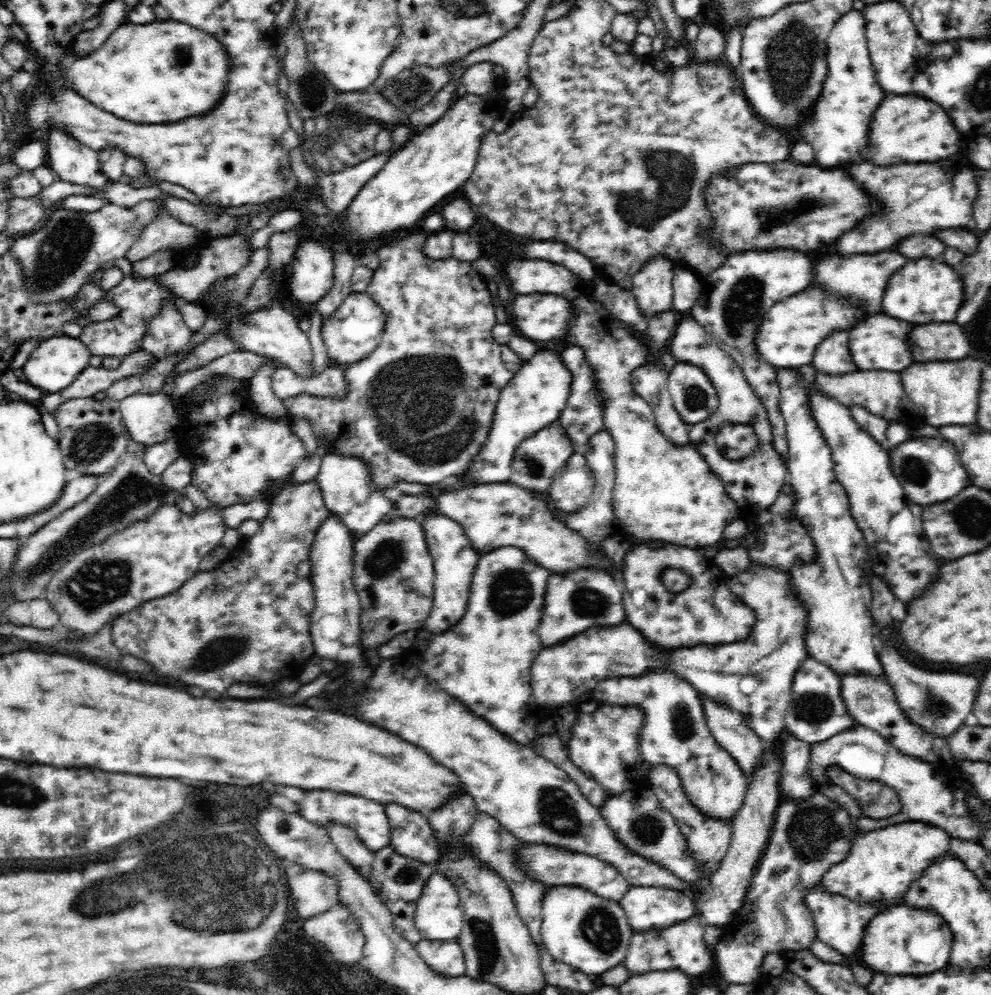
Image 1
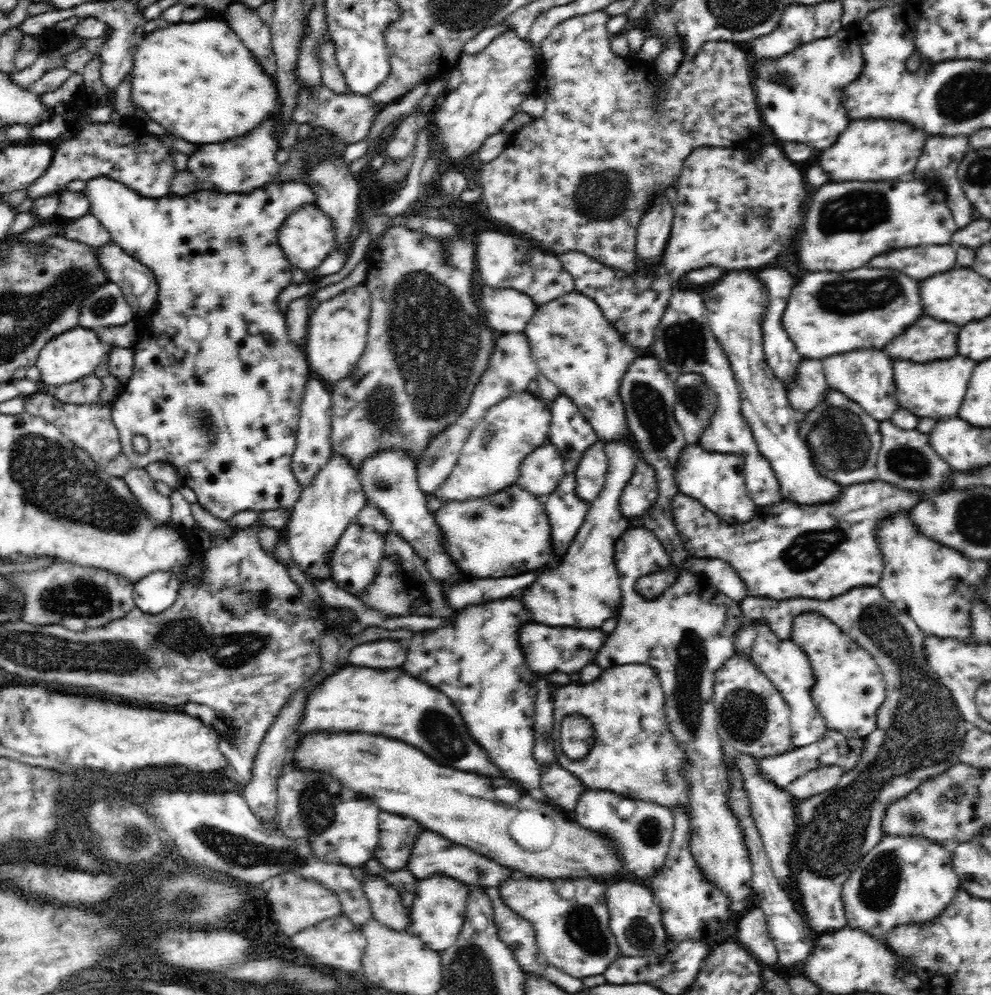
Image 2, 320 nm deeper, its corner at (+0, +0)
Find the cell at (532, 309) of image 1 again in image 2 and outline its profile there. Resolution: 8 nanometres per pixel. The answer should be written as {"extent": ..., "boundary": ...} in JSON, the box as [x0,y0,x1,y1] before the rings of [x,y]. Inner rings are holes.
{"extent":[477,286,537,333],"boundary":[[[490,286],[478,290],[477,304],[494,330],[508,333],[523,332],[537,309],[534,301],[518,290],[490,290]]]}

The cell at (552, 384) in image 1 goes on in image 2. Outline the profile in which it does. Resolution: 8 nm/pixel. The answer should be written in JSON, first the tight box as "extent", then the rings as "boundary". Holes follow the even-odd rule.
{"extent":[434,390,550,504],"boundary":[[[527,390],[514,393],[488,409],[473,426],[458,457],[457,466],[434,493],[442,504],[484,498],[517,483],[520,466],[528,454],[549,442],[550,404]]]}

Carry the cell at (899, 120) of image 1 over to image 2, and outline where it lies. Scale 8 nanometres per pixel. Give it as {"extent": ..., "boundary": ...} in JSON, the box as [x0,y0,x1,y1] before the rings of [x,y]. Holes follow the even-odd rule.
{"extent":[816,121,926,182],"boundary":[[[852,121],[852,124],[842,132],[838,142],[834,142],[834,146],[820,152],[816,166],[820,166],[832,182],[898,180],[900,176],[911,175],[918,162],[918,156],[922,154],[924,142],[926,134],[922,130],[914,130],[912,126],[906,126],[906,123],[900,121]]]}

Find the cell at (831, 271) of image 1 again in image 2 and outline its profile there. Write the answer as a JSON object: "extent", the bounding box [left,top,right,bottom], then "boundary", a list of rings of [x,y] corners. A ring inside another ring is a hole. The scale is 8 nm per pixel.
{"extent":[868,244,956,280],"boundary":[[[952,244],[918,245],[913,248],[891,250],[868,262],[868,267],[893,268],[908,274],[910,278],[924,280],[944,270],[956,268],[956,251]]]}

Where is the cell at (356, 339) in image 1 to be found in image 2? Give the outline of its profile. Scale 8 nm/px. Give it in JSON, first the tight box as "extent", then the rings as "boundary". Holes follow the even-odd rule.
{"extent":[305,284,371,388],"boundary":[[[364,284],[347,288],[340,294],[319,303],[308,318],[305,351],[311,372],[329,388],[345,379],[365,349],[371,296]]]}

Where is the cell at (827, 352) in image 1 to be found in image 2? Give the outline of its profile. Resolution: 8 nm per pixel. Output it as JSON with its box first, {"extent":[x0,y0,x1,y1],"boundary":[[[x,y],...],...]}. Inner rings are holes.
{"extent":[821,349,900,421],"boundary":[[[858,349],[821,359],[826,382],[830,390],[836,390],[857,402],[872,418],[885,421],[900,408],[895,395],[892,360],[884,351]]]}

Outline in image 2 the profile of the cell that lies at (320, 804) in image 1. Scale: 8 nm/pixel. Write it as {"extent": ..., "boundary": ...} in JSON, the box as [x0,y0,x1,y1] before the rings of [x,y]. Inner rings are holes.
{"extent":[278,764,381,869],"boundary":[[[284,764],[278,776],[278,828],[284,837],[308,843],[316,859],[352,869],[373,859],[380,843],[381,808],[372,800],[344,788],[338,780],[324,772],[298,770]]]}

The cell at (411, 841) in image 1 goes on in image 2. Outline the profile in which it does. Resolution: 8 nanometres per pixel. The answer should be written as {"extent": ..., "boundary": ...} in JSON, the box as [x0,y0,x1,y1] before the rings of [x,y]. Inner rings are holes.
{"extent":[373,811,422,872],"boundary":[[[382,811],[379,818],[380,843],[374,850],[373,860],[390,872],[404,869],[422,829],[413,818]]]}

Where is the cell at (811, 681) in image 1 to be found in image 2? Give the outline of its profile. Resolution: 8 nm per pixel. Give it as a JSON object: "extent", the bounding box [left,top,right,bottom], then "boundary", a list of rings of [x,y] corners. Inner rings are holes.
{"extent":[734,620,828,747],"boundary":[[[747,620],[734,632],[734,654],[736,653],[746,655],[752,661],[752,665],[758,667],[760,672],[772,681],[774,689],[780,693],[780,697],[790,708],[791,741],[795,747],[812,744],[828,735],[824,718],[810,697],[810,690],[814,686],[814,671],[810,667],[806,653],[794,641],[778,638],[764,620]]]}

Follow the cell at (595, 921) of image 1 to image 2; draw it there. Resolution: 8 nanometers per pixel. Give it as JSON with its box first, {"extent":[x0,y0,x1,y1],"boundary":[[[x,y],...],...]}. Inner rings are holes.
{"extent":[497,876,621,978],"boundary":[[[512,876],[497,886],[506,907],[531,923],[540,953],[552,966],[573,978],[602,974],[621,957],[616,937],[609,928],[606,886],[594,880],[553,881],[526,876]]]}

